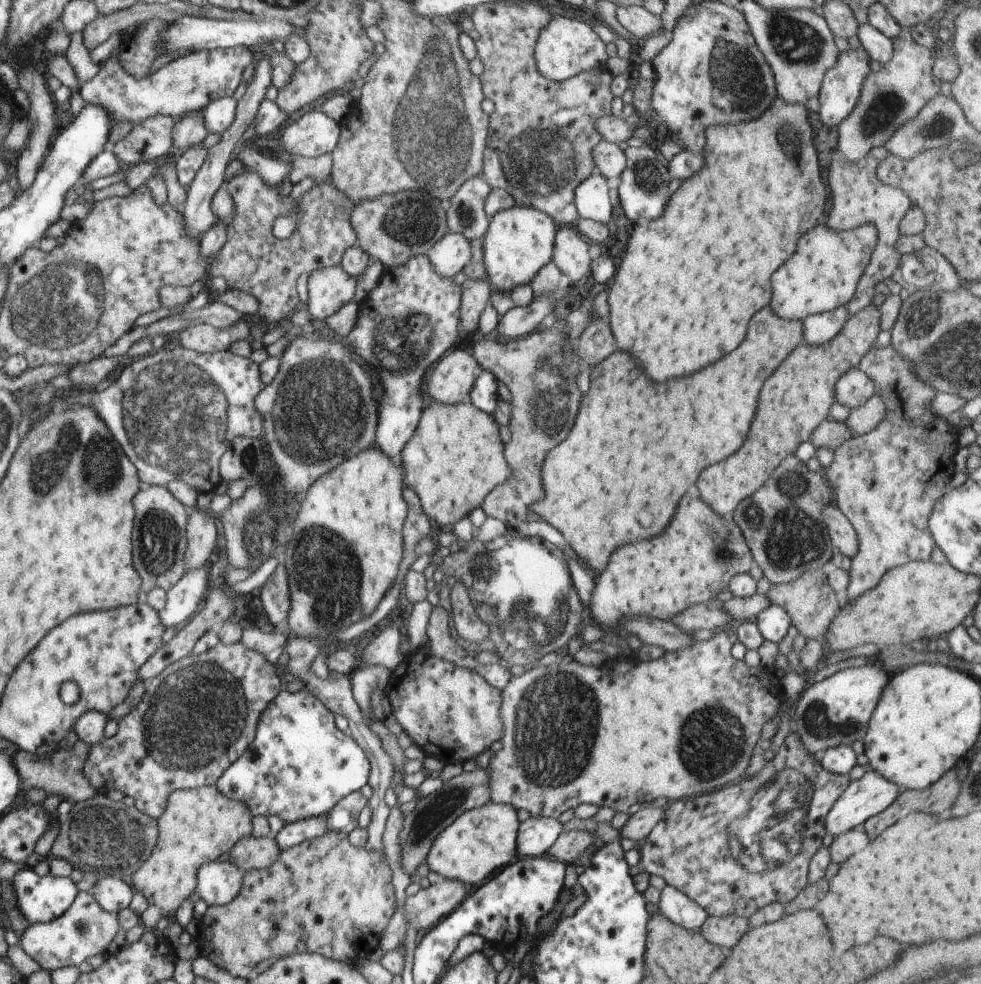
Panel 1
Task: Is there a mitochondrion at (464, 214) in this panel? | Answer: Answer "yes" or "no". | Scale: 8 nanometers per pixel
yes

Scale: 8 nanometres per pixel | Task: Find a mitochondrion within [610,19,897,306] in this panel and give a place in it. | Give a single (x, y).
(736, 80)

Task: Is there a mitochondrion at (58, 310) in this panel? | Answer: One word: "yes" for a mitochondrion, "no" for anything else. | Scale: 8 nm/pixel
yes

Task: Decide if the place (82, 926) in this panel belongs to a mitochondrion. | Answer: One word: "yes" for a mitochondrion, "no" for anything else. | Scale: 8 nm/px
yes

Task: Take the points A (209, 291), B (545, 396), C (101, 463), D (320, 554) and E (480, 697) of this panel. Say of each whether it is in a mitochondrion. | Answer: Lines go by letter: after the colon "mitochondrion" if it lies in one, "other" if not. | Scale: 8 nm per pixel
A: other
B: mitochondrion
C: mitochondrion
D: mitochondrion
E: other

